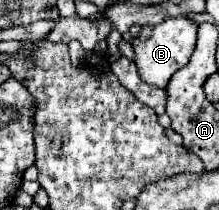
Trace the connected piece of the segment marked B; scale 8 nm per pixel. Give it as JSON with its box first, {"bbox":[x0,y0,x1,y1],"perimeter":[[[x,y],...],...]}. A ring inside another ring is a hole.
{"bbox":[131,18,197,88],"perimeter":[[[167,18],[159,26],[143,26],[139,36],[131,40],[135,52],[135,64],[141,80],[151,86],[165,88],[171,76],[189,62],[195,50],[195,42],[197,42],[197,26],[189,18]]]}

